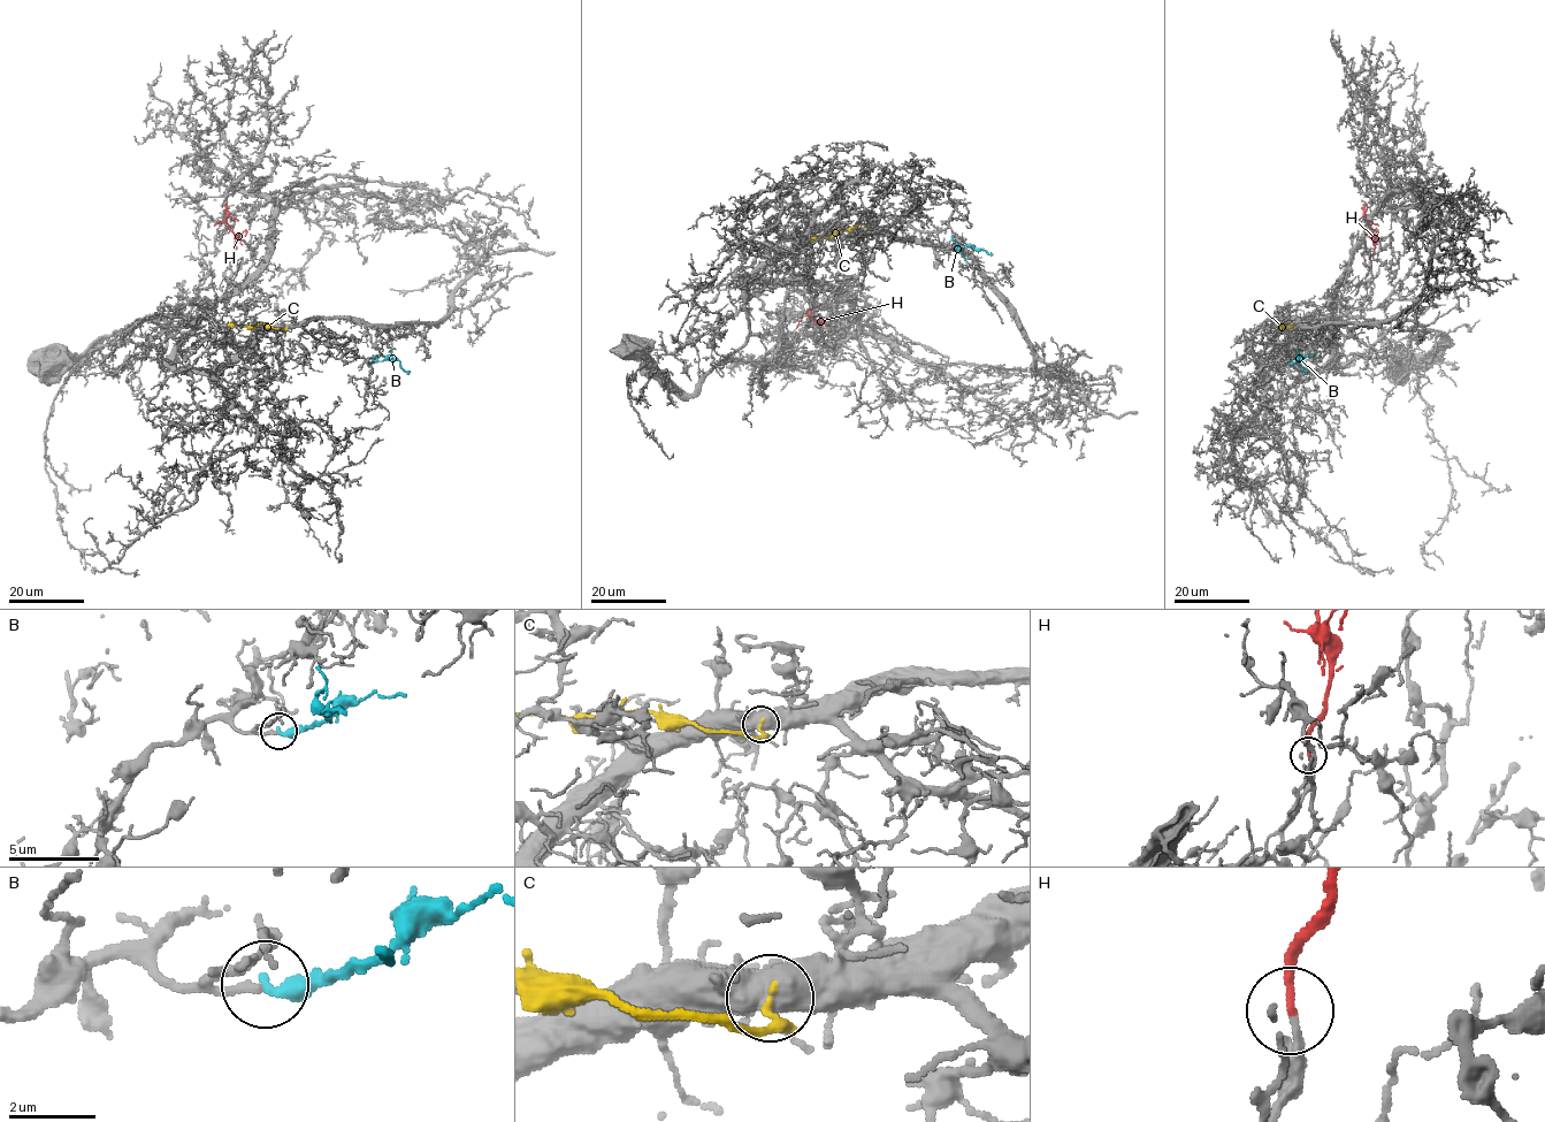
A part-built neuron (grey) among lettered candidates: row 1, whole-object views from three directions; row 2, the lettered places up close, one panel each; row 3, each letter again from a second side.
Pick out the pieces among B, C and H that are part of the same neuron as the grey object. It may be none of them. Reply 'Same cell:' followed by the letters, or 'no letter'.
Same cell: B, H

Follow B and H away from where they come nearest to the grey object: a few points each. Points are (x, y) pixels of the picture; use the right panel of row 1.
B: (1289, 363), (1301, 359), (1300, 365), (1307, 374)
H: (1370, 262), (1375, 237), (1368, 221), (1362, 216), (1358, 221)

